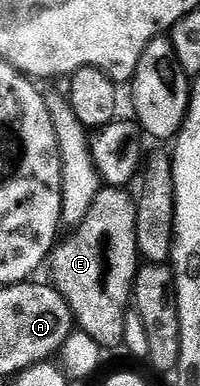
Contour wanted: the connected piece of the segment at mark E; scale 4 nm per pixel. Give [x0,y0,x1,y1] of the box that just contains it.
[49,186,141,349]

